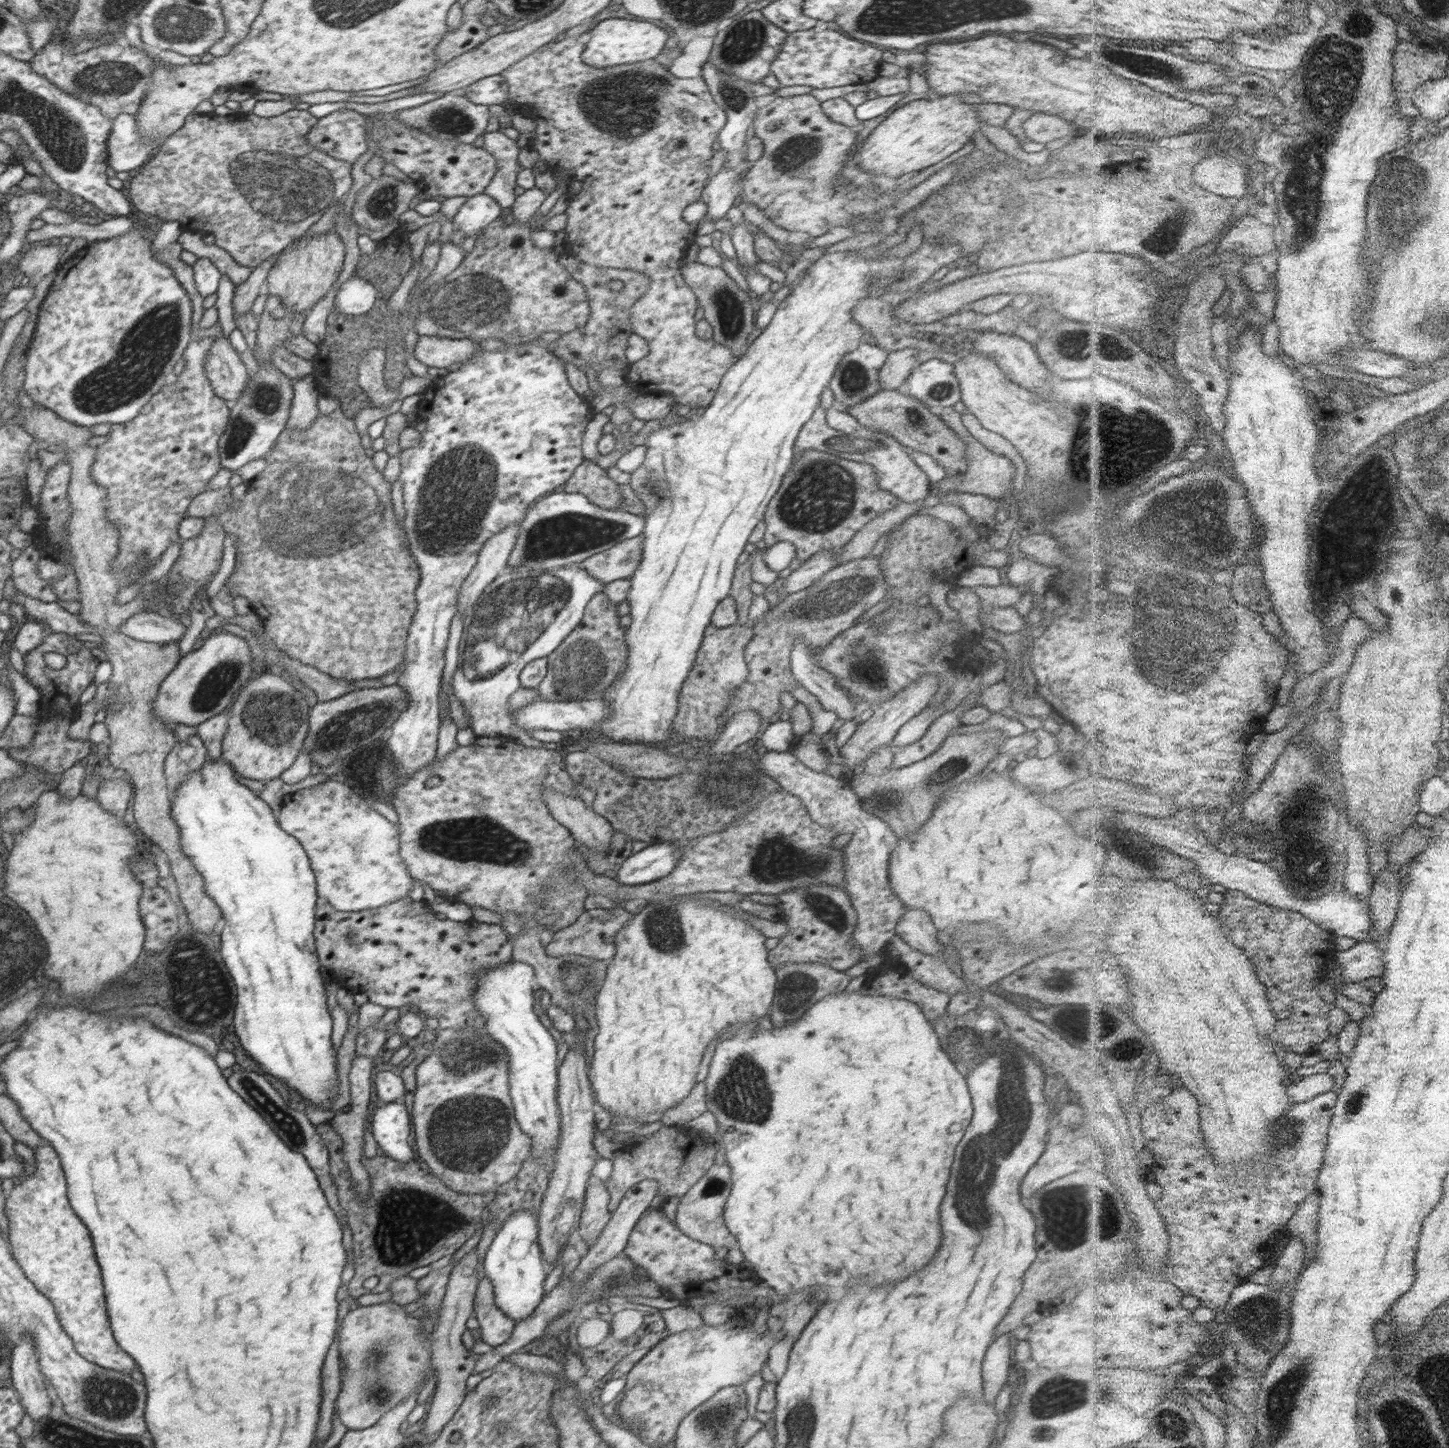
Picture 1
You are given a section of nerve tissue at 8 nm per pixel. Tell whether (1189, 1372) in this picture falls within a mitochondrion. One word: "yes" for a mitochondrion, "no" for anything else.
no

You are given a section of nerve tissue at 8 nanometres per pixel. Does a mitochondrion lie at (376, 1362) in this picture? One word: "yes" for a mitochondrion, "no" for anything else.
yes

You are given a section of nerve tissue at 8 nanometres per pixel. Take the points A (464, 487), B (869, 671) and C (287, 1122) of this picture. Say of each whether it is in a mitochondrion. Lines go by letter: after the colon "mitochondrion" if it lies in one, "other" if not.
A: mitochondrion
B: mitochondrion
C: mitochondrion

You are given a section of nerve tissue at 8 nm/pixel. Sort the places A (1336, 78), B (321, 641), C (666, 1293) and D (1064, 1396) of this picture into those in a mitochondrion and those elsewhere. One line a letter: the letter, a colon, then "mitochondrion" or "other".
A: mitochondrion
B: other
C: other
D: mitochondrion

